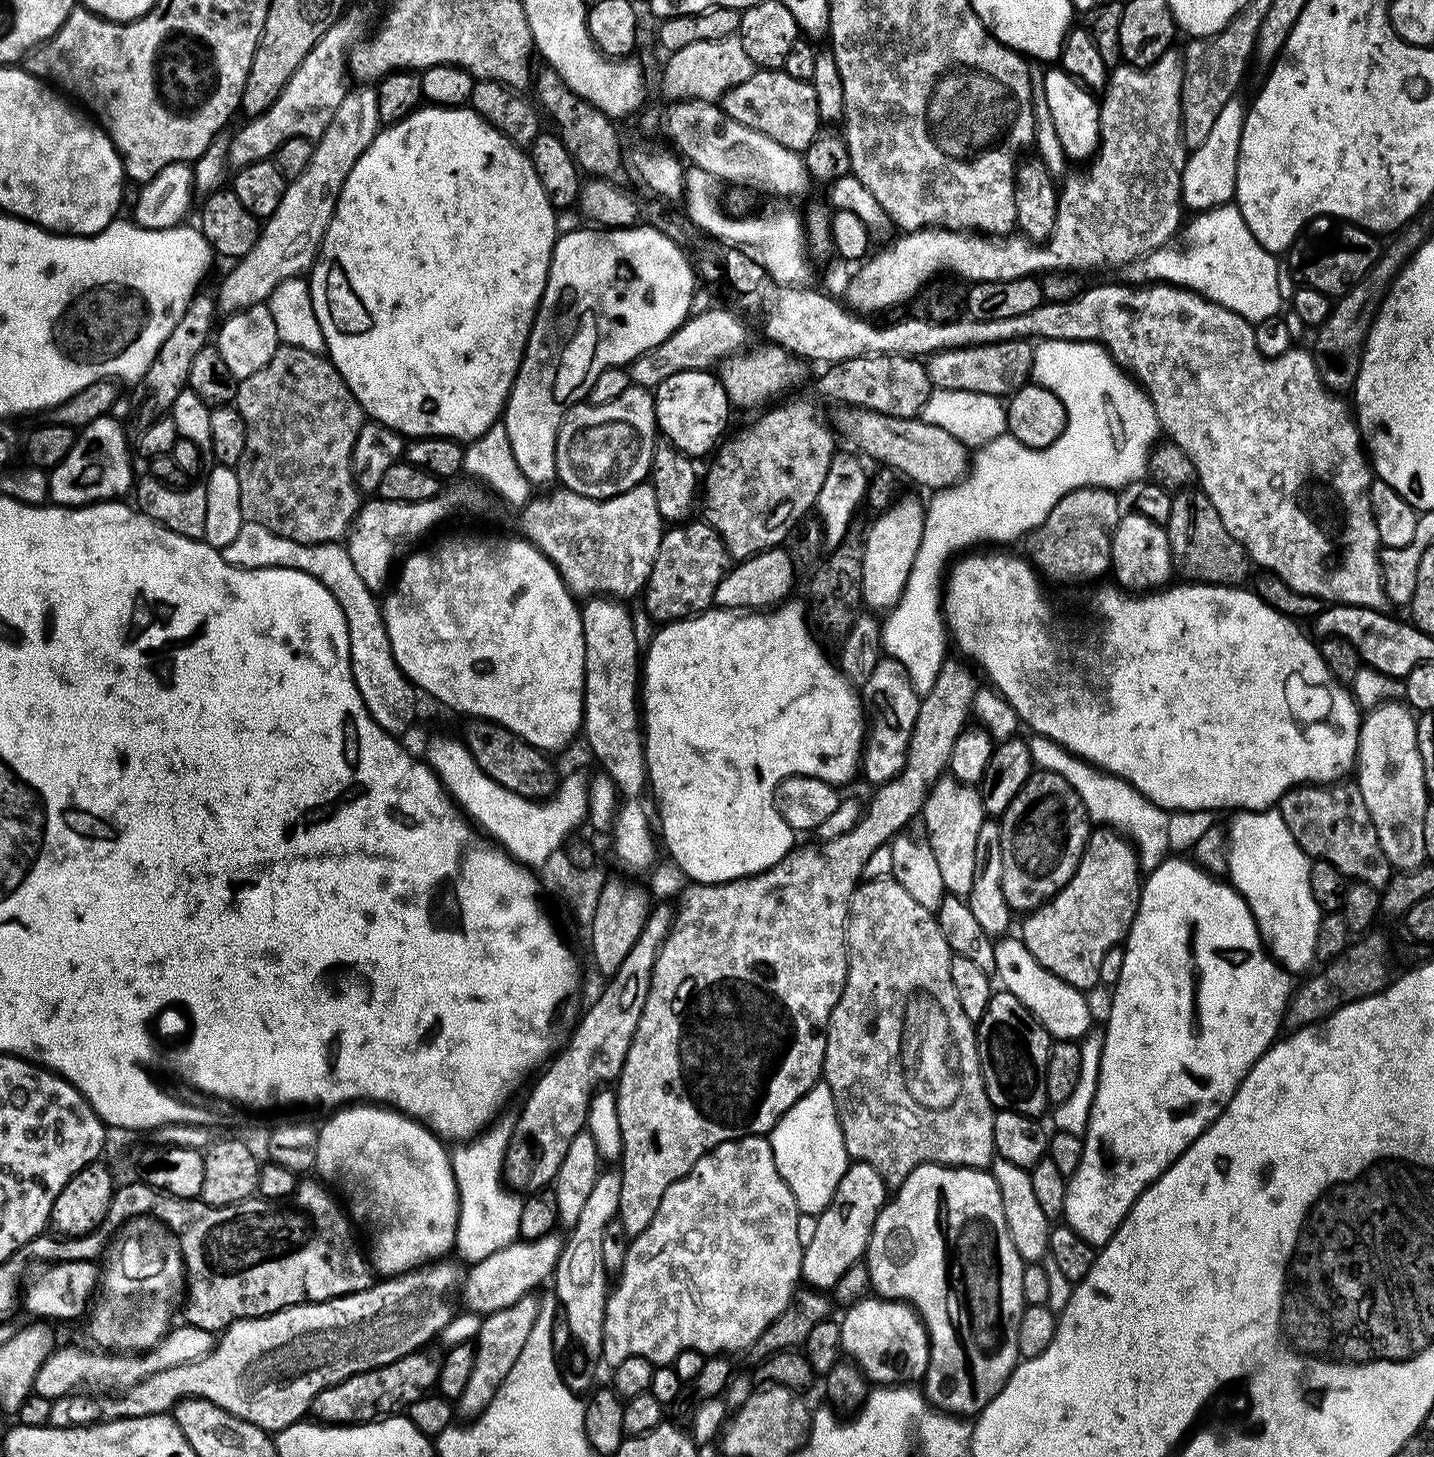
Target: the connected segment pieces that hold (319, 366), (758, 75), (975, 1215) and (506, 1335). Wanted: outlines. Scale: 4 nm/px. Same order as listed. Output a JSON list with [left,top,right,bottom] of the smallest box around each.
[[234,344,366,544],[722,70,822,154],[866,1164,1026,1418],[455,1294,538,1421]]

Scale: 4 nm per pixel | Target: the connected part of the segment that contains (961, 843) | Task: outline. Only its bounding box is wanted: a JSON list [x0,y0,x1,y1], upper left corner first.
[922,774,986,898]

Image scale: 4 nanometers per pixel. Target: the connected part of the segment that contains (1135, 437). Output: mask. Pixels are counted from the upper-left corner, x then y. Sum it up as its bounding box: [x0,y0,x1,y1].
[881,339,1161,694]

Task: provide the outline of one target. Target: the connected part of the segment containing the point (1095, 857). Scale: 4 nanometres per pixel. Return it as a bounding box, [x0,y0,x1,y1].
[1018,826,1141,990]

